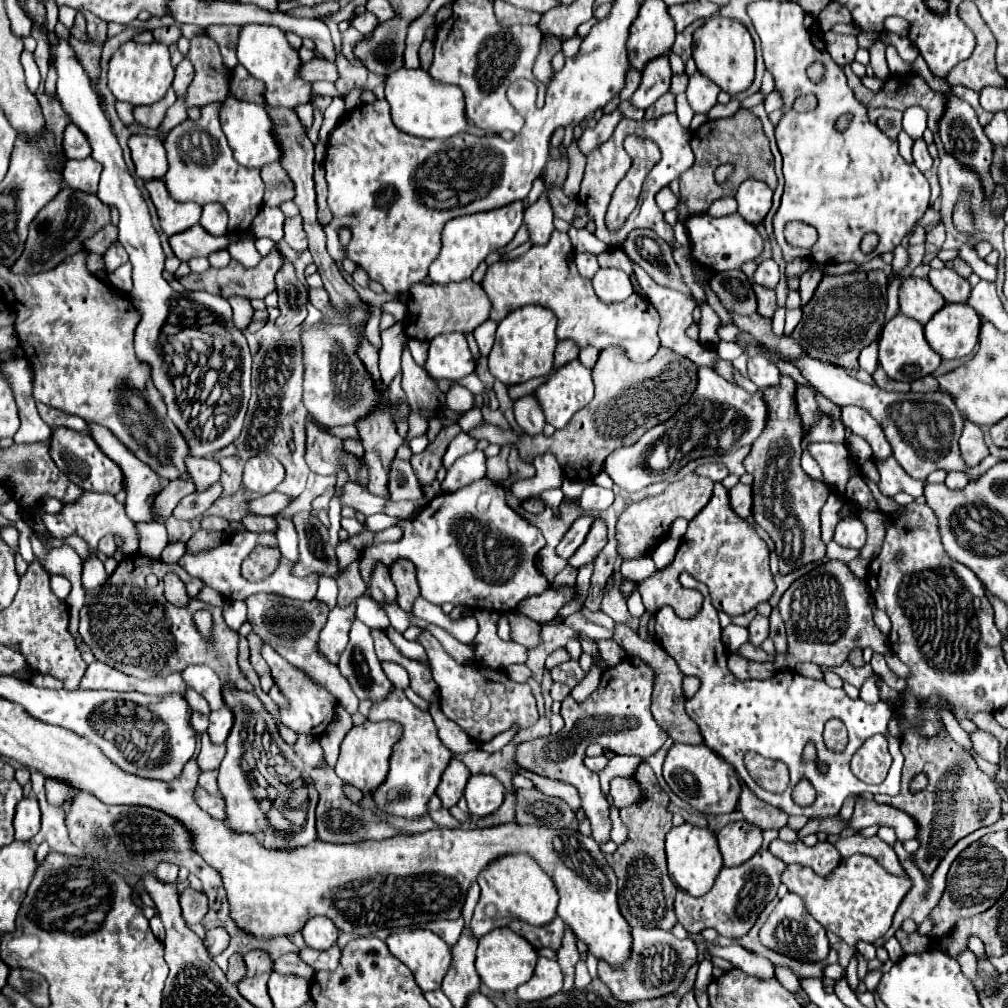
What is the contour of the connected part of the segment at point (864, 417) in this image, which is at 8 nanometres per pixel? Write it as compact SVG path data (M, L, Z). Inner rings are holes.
M848 405L842 409L842 423L848 425L856 435L864 437L870 443L872 455L876 459L888 457L892 453L882 427L872 419L872 415L868 415L868 411L854 407L854 405Z

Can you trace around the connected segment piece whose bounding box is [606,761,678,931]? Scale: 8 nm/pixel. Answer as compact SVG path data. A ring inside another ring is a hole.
M646 761L638 765L632 777L638 781L642 789L642 801L620 809L620 819L628 827L628 841L618 845L616 853L606 857L618 877L620 913L624 915L624 919L628 919L630 927L660 927L670 931L676 923L672 903L678 891L668 875L666 855L664 855L664 837L672 829L672 813L668 811L670 799L660 789L654 771Z

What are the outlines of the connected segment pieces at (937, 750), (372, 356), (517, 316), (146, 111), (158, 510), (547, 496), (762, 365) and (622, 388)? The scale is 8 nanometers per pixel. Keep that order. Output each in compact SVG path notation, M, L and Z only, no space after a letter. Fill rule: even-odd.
M946 731L944 735L936 735L936 739L920 739L918 735L906 735L902 739L902 755L906 763L902 769L900 793L896 797L876 795L874 801L898 807L916 819L920 827L920 849L912 857L916 865L926 875L930 875L936 869L938 861L946 855L948 847L956 843L956 839L962 839L978 827L996 823L1002 817L1002 811L998 807L996 787L992 785L990 777L978 769L974 757L966 753L960 745L956 745ZM920 771L928 775L928 787L920 793L910 793L908 781Z
M362 337L362 345L358 347L358 355L364 359L368 371L372 371L372 375L376 375L376 379L380 377L378 375L378 351L366 341L366 337Z
M524 305L508 313L496 331L496 343L488 355L490 373L504 385L516 385L534 377L546 377L554 369L556 315L542 305Z
M170 89L168 95L160 101L160 103L154 103L154 105L148 105L148 107L134 107L134 121L144 125L144 127L150 127L150 129L156 129L160 125L160 121L164 119L164 113L166 109L176 101L176 95L174 91Z
M178 479L170 481L170 483L162 489L162 493L156 497L154 505L152 505L152 515L154 515L154 519L166 523L168 517L172 515L174 507L178 505L178 501L180 501L182 497L190 495L192 491L194 491L194 483L192 483L192 481L178 481Z
M558 489L558 491L546 491L546 493L542 493L540 497L542 497L542 499L546 501L546 505L552 509L554 518L557 518L560 511L560 503L562 503L562 499L564 499L562 491L560 491L560 489Z
M750 357L748 359L748 377L760 389L768 389L768 387L780 385L778 367L774 363L766 361L764 357Z
M610 345L600 351L592 377L596 383L596 395L588 407L570 419L568 427L556 431L552 437L512 435L522 461L532 463L538 455L552 453L566 473L566 479L572 477L574 481L592 481L616 447L632 445L640 435L644 435L644 431L664 423L690 401L698 385L698 367L668 347L660 347L652 359L636 363L628 359L622 347ZM572 471L578 475L572 475Z

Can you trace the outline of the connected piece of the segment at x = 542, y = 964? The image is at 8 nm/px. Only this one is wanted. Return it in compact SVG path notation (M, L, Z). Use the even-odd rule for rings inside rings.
M538 957L538 965L536 971L532 975L532 979L524 985L520 985L516 989L516 995L520 1001L540 1001L546 997L556 995L562 989L562 971L558 967L556 961L546 959L546 957Z

